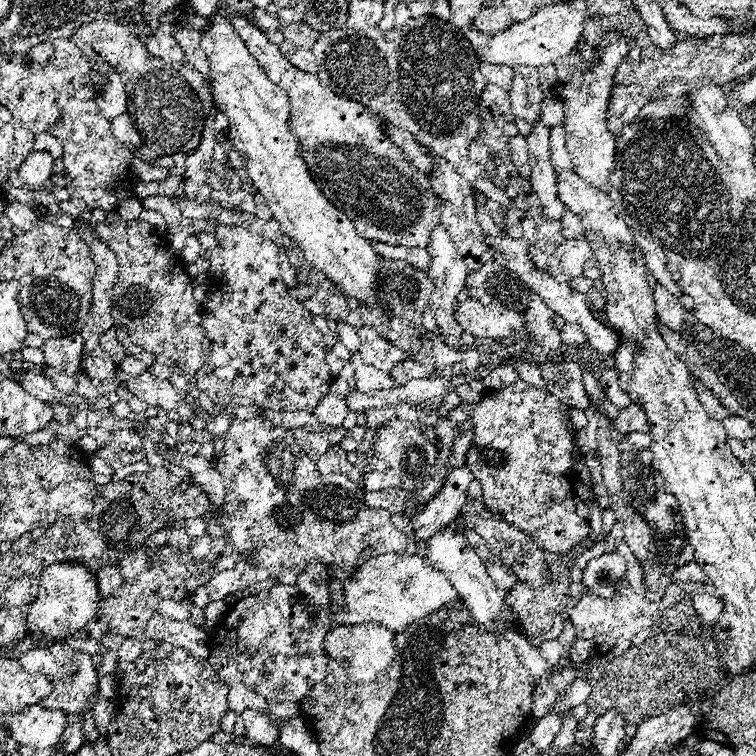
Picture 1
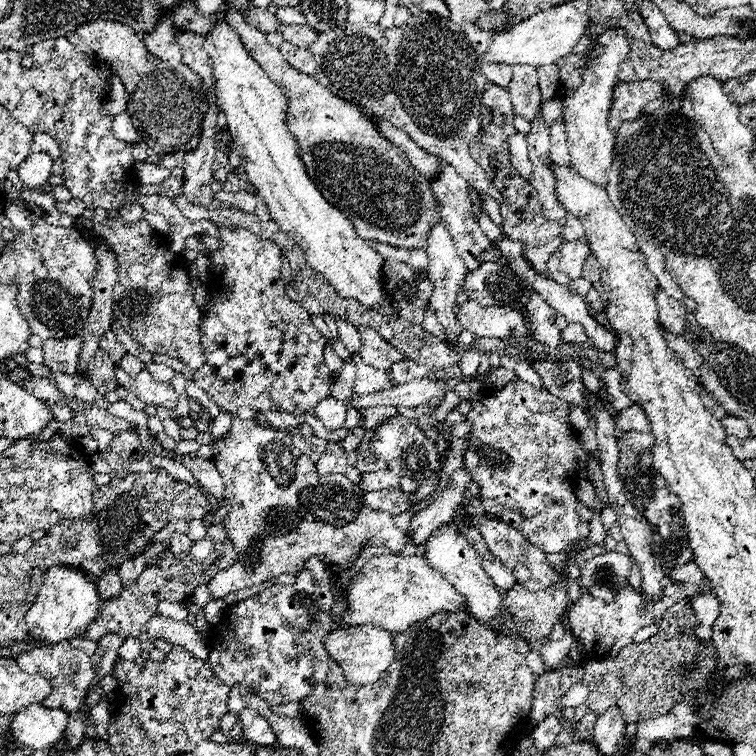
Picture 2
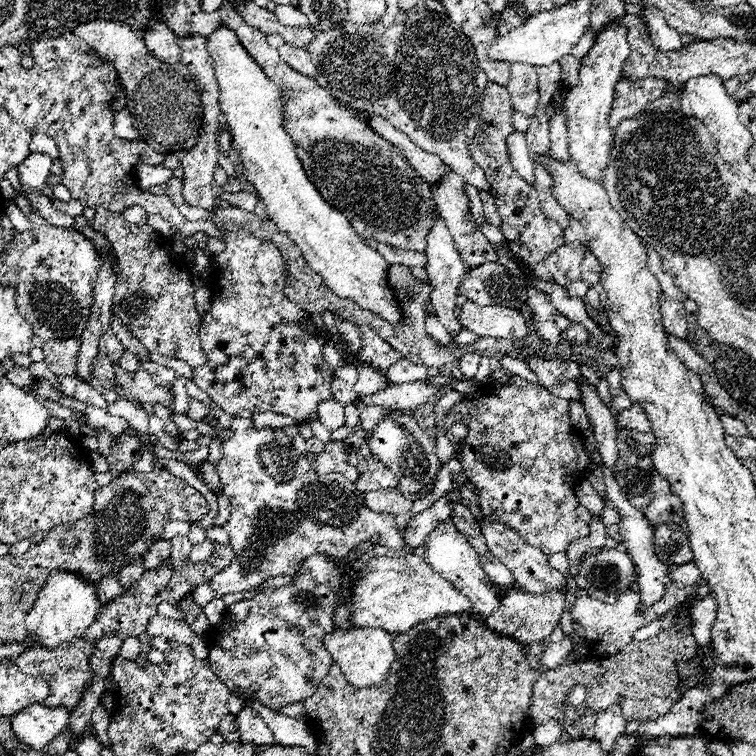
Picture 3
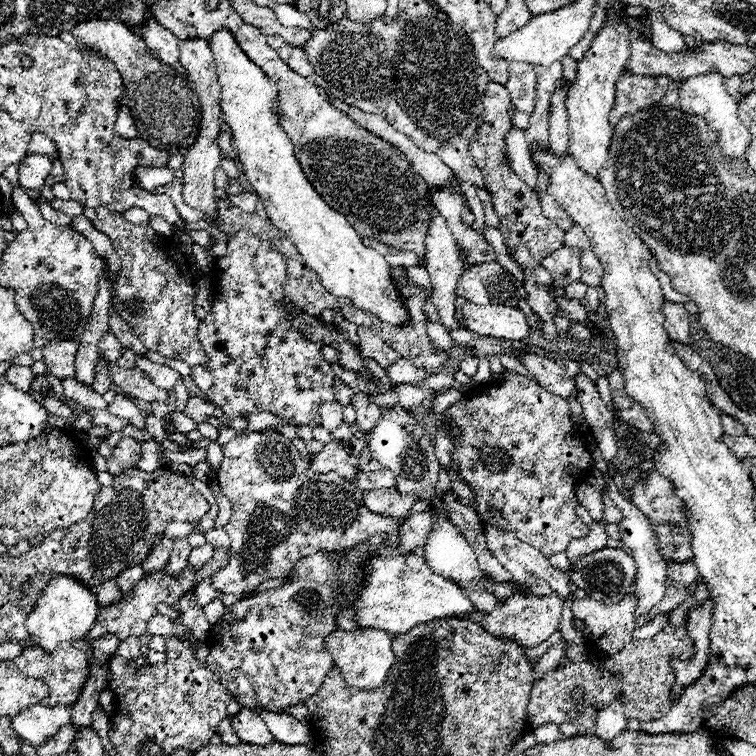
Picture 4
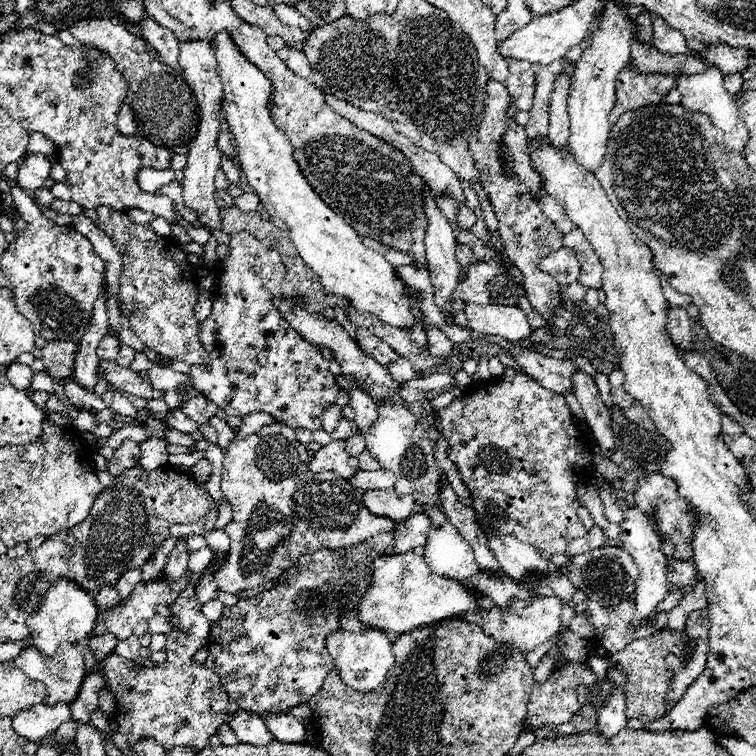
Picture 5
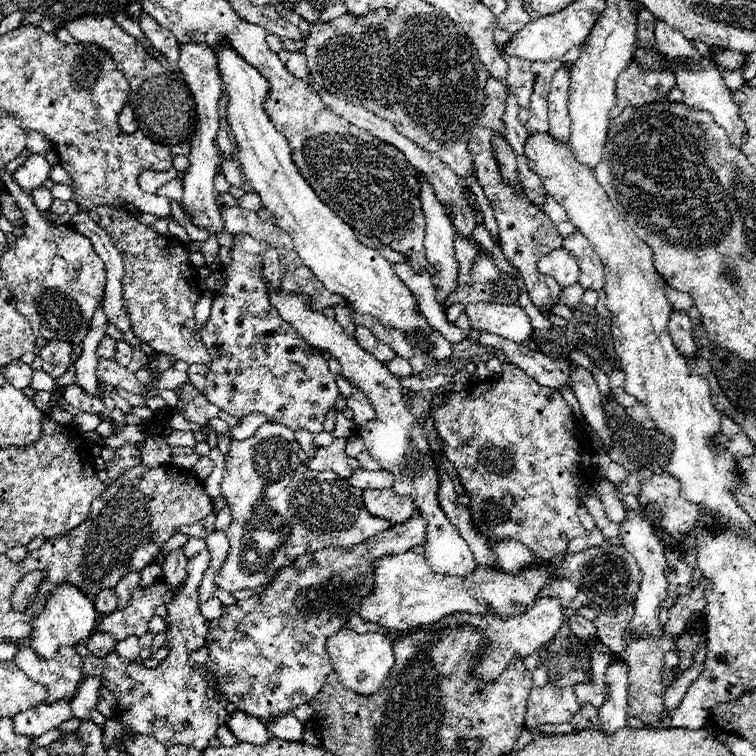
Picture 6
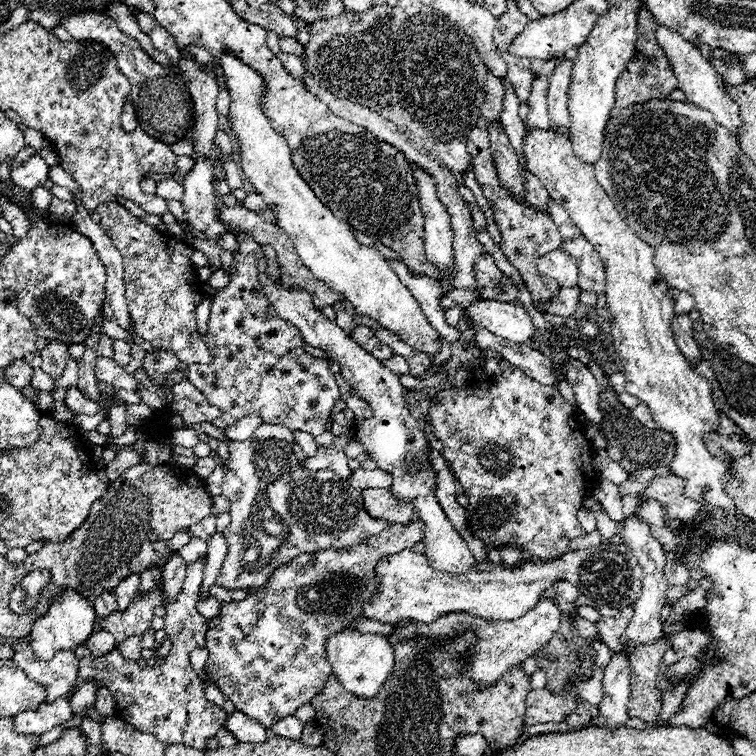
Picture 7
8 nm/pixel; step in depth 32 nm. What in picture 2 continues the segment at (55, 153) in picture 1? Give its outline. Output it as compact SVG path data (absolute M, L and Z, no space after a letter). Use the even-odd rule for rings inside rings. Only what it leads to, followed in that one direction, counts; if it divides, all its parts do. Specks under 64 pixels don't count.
M34 134L32 152L42 152L42 154L48 154L50 158L56 158L60 154L60 148L58 148L58 142L52 140L52 136L48 136L48 134Z

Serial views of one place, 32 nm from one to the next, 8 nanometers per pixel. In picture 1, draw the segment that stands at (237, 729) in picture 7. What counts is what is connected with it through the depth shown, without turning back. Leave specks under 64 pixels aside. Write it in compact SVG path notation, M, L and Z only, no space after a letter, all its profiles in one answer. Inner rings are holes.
M244 710L240 712L240 718L244 722L244 734L258 746L272 748L276 744L276 728L272 726L268 716L256 710Z

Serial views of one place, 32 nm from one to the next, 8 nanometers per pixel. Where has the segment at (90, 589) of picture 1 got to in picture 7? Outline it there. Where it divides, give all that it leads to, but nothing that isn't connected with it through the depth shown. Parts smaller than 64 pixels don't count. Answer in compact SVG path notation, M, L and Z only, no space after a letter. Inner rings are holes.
M66 592L62 596L62 602L54 602L48 614L36 620L28 636L28 644L38 660L50 660L60 650L74 650L86 644L86 640L94 632L94 620L96 620L96 614L88 604L88 600L82 600L82 596L76 596L76 592Z

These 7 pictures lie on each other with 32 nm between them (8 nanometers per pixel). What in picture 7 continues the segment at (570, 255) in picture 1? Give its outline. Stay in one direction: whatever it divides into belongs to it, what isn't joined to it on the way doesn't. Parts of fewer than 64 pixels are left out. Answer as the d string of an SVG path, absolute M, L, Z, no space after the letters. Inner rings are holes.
M561 249L548 252L538 261L538 271L542 276L556 280L558 286L576 286L578 282L578 268L570 254Z

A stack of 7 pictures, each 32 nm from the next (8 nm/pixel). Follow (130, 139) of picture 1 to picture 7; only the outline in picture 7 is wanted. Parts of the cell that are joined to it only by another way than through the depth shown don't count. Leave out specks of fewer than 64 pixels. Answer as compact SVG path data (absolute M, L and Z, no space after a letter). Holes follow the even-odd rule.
M128 100L124 102L122 114L120 114L120 122L122 122L122 128L124 128L126 132L132 132L132 130L136 130L136 126L138 126L136 112L134 112L134 108L132 108L132 104L130 104Z

